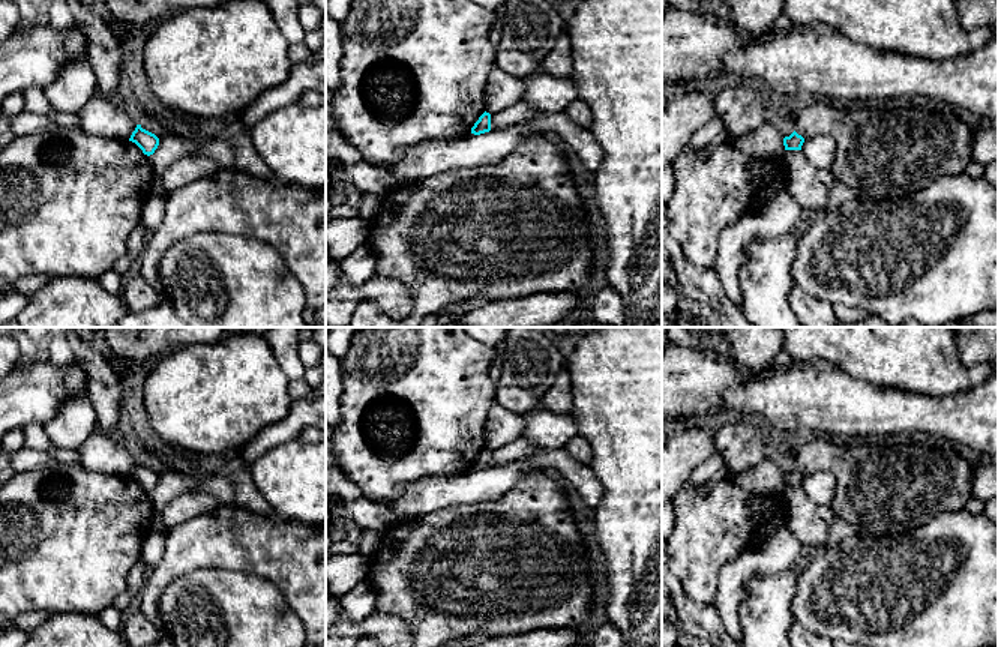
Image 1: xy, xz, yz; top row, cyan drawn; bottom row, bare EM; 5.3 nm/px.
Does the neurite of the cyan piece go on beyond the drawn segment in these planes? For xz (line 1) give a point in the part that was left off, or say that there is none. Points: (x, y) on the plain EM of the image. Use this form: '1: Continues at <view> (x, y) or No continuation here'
1: No continuation here

